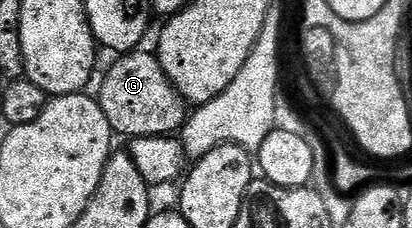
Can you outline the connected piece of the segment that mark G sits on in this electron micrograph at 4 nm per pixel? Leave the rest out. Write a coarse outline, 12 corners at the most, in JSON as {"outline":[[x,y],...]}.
{"outline":[[157,54],[117,56],[96,92],[115,136],[173,136],[188,104]]}

